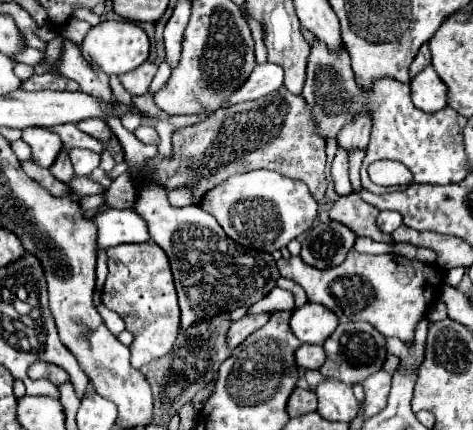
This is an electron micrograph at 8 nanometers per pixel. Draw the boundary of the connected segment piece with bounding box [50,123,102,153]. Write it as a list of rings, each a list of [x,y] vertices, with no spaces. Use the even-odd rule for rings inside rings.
[[[64,123],[64,125],[56,125],[56,127],[50,127],[50,131],[56,131],[64,143],[66,149],[72,149],[72,147],[82,147],[82,149],[90,149],[90,151],[96,151],[96,153],[102,153],[102,143],[86,133],[82,133],[80,129],[74,127],[74,123]]]

